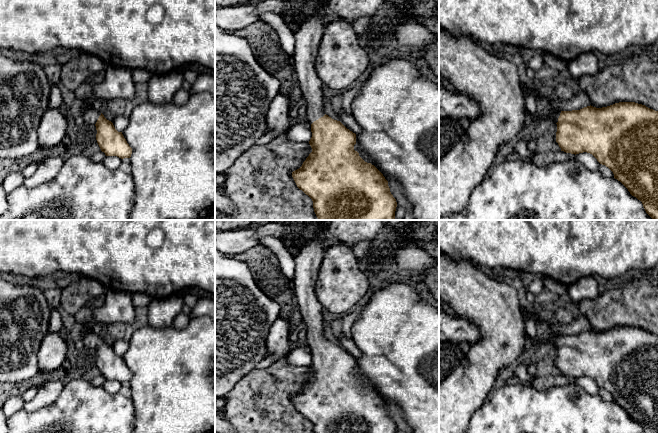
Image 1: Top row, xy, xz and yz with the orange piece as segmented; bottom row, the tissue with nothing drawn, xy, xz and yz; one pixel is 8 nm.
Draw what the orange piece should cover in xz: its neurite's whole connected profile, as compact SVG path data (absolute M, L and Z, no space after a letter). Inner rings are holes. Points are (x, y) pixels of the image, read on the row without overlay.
M326 232L318 233L294 257L295 297L306 328L307 344L311 349L309 368L312 376L302 390L292 396L292 401L297 411L312 423L314 433L396 433L397 426L390 416L388 405L374 389L365 386L354 374L356 358L340 345L326 339L323 333L325 309L315 294L315 286L327 250L325 240Z

